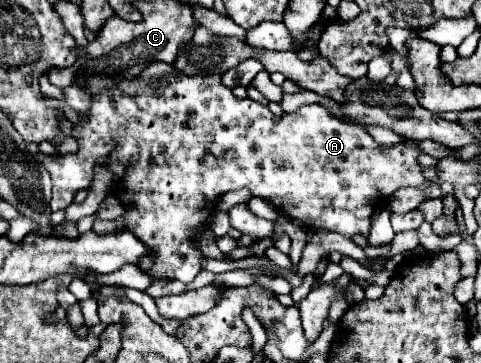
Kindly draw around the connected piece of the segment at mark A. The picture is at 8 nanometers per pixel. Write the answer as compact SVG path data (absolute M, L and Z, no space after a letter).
M150 63L136 79L120 81L114 89L104 91L100 95L94 95L88 113L80 113L80 125L74 127L74 137L80 143L80 149L74 155L60 155L56 159L42 157L42 155L38 157L38 163L42 163L52 177L50 209L52 211L66 209L72 203L72 197L74 197L76 191L90 187L92 167L96 163L104 163L106 167L112 167L112 173L116 175L116 183L114 183L116 185L116 195L120 199L124 199L124 205L126 205L126 215L124 217L128 221L128 231L132 231L142 243L148 243L148 247L152 247L152 251L156 251L156 279L178 279L182 283L192 283L194 277L202 271L204 253L200 251L200 247L196 243L196 233L210 219L210 215L214 211L214 199L222 197L226 191L248 187L254 197L262 197L262 199L270 201L282 215L298 221L300 225L304 225L310 231L326 229L326 231L336 231L344 237L352 237L354 233L368 235L370 217L372 217L374 209L380 207L382 203L386 203L386 197L390 197L394 191L398 191L402 187L422 187L426 183L424 165L418 161L418 157L424 151L414 143L396 143L392 147L384 147L384 145L378 147L376 139L366 129L362 129L360 125L344 123L344 121L332 117L330 111L326 111L326 107L322 107L322 105L306 105L306 107L300 107L294 113L284 113L278 121L274 121L274 117L272 117L272 113L266 105L260 105L252 99L236 99L232 95L232 89L228 89L220 83L220 75L188 77L188 75L182 75L178 69L174 69L168 63Z

